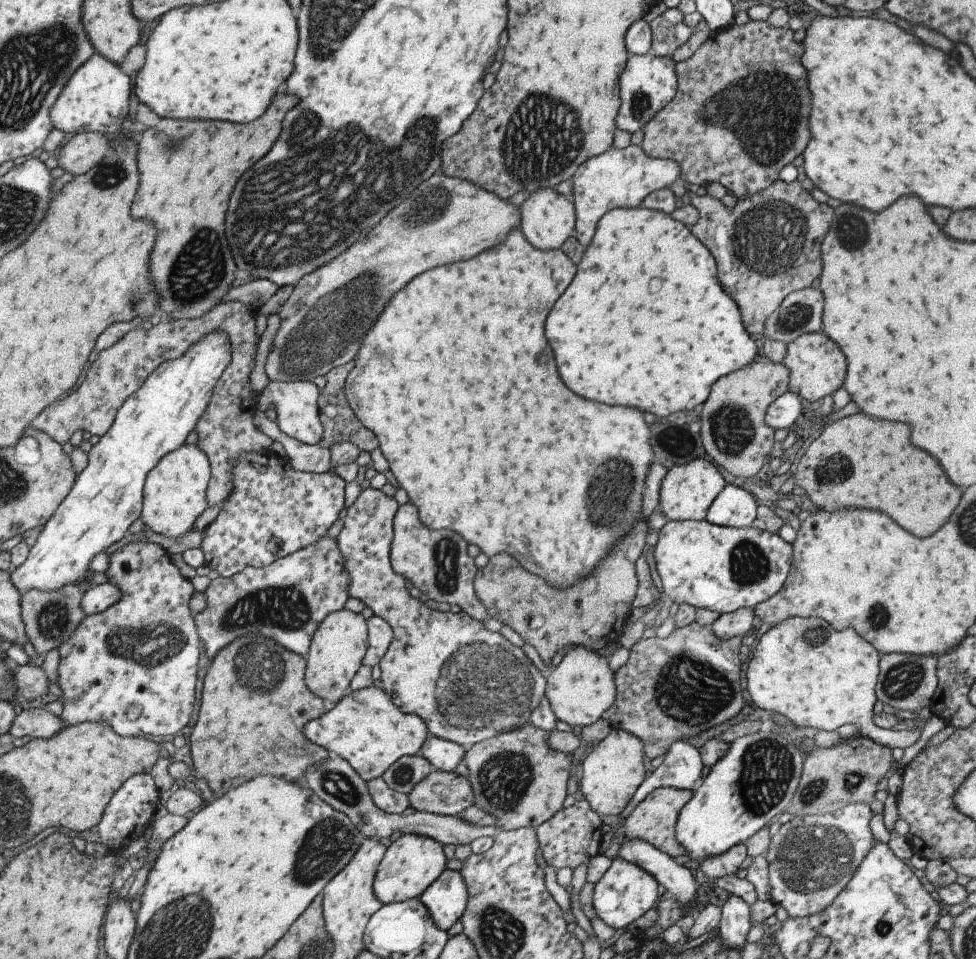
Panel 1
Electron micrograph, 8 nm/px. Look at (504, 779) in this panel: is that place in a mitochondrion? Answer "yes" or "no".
yes

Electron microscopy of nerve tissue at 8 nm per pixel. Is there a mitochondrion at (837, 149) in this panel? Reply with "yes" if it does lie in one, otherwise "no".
no

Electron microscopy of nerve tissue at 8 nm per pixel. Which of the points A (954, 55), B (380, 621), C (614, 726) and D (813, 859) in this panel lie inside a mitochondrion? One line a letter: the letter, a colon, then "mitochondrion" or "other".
A: other
B: other
C: other
D: mitochondrion

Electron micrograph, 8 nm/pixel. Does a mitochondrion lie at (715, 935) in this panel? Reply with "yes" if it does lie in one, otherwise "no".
no

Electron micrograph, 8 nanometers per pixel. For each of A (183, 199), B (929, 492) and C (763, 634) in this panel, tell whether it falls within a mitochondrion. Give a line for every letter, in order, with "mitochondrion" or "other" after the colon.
A: other
B: other
C: other

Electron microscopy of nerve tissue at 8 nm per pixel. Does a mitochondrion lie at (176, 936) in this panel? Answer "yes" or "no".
yes

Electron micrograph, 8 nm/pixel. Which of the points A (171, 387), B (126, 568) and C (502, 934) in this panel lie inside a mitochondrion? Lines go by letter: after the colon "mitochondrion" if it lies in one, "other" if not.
A: other
B: other
C: mitochondrion

